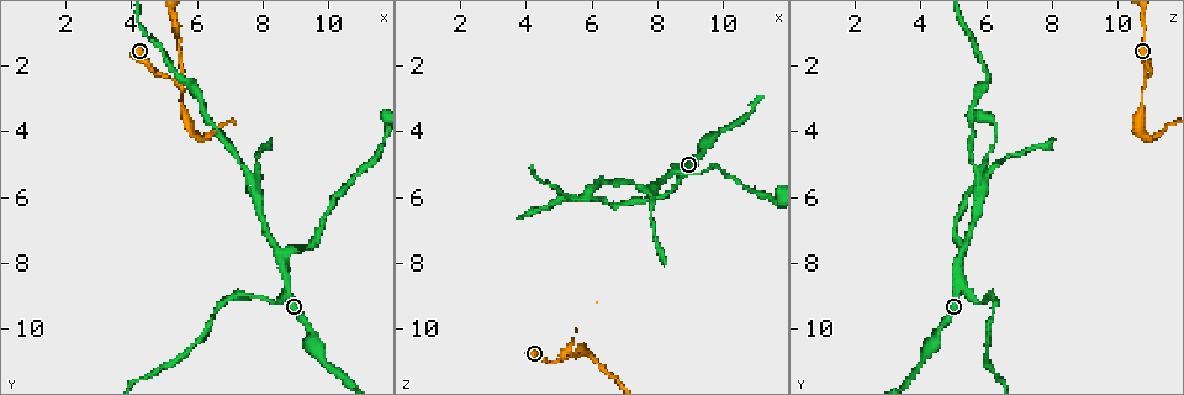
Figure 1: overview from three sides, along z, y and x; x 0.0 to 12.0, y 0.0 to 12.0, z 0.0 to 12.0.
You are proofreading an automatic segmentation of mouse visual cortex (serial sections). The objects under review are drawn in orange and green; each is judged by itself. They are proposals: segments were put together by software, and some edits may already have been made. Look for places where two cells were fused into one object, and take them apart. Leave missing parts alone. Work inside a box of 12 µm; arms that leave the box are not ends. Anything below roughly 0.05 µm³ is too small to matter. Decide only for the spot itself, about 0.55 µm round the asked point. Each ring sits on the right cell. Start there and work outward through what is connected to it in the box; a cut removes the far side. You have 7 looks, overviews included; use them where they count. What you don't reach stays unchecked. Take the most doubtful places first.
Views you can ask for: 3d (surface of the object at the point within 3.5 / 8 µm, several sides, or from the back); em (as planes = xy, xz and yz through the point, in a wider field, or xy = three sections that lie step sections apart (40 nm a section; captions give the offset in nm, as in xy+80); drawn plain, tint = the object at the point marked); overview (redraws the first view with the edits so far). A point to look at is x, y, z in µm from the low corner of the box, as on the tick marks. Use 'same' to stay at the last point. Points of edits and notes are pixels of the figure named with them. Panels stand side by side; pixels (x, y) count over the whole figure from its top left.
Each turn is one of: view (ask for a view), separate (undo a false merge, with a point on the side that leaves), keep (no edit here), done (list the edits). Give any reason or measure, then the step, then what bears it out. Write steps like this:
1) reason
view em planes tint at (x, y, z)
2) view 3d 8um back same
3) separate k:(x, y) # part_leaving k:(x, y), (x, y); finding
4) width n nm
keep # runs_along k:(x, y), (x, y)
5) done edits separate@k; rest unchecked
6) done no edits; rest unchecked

sharp bend
view 3d 3.5um at (5.3, 2.5, 10.9)

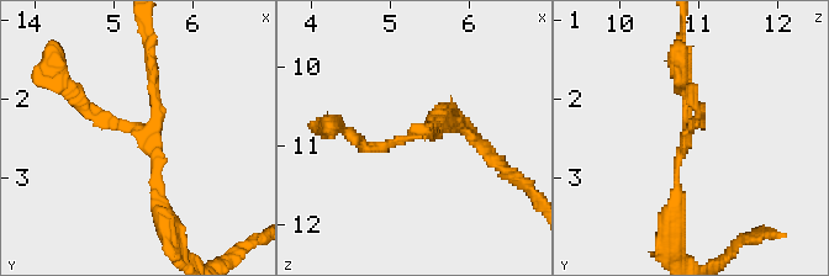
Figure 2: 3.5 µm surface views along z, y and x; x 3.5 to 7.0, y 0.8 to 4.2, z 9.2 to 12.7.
arms 3; arm_widths 150, 150, 150 nm; shape alone is not enough
view em xy step 3 tint at (5.35, 2.50, 10.85)

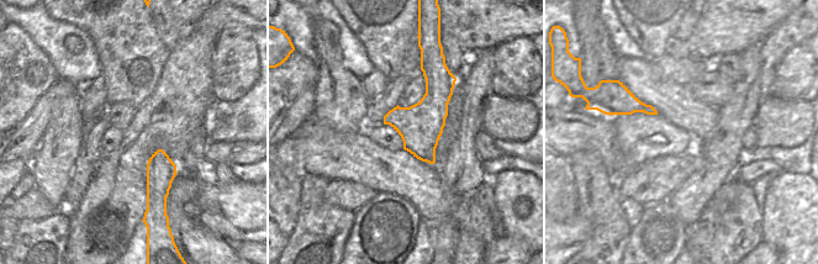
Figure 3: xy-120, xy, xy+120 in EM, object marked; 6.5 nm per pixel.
keep # runs_along 2:(78, 97), (153, 147), (160, 211); all the same cell

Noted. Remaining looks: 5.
three-way junction
view 3d 3.5um at (8.7, 7.9, 5.2)

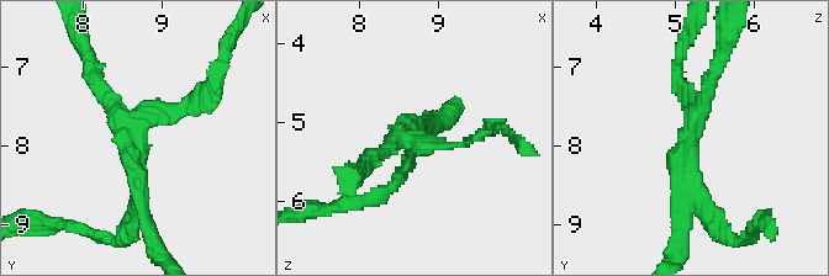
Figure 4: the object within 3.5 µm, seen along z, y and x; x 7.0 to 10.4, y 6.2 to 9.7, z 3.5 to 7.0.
arms 3; arm_widths 150, 200, 200 nm
view em xy step 5 tint at (8.60, 7.95, 5.20)

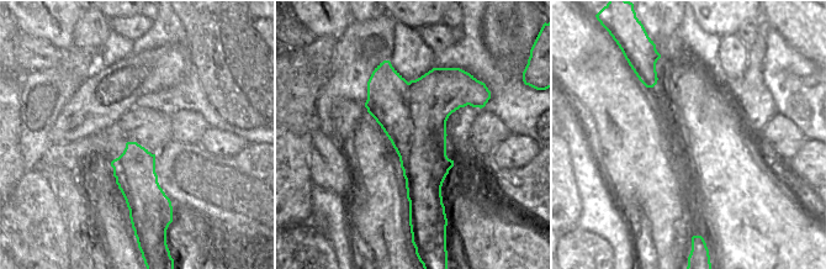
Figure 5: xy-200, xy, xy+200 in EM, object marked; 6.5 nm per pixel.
cut it another way
view em xy step 1 tint same

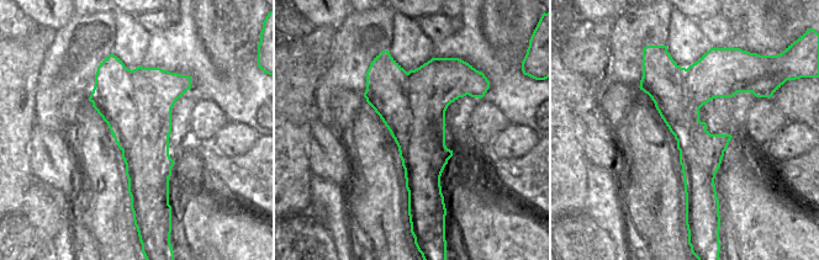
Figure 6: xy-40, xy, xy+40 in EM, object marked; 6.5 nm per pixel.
separate 4:(174, 115) # border 6:(131, 70), (137, 137), (122, 154); a second cell is stuck on

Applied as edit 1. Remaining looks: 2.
done edits separate@4; rest unchecked

